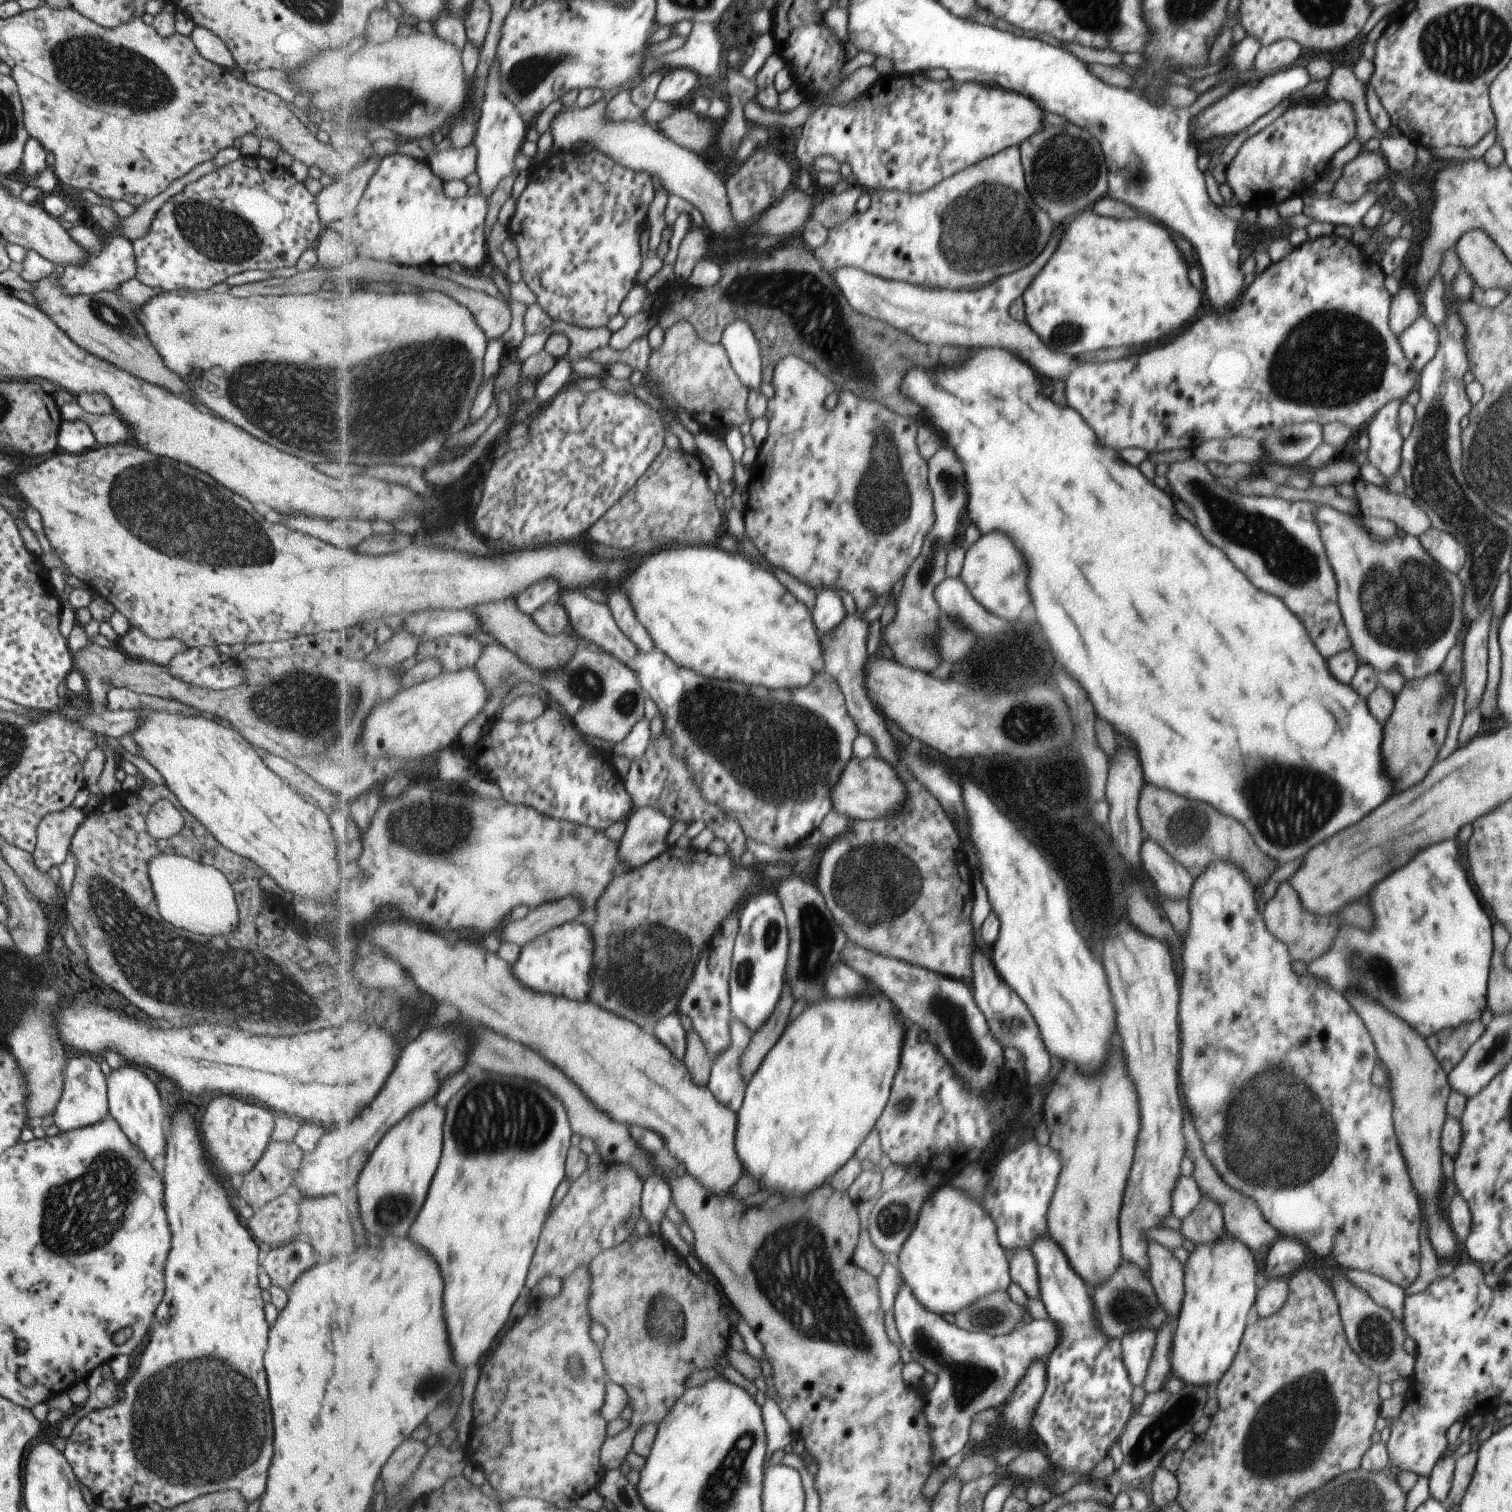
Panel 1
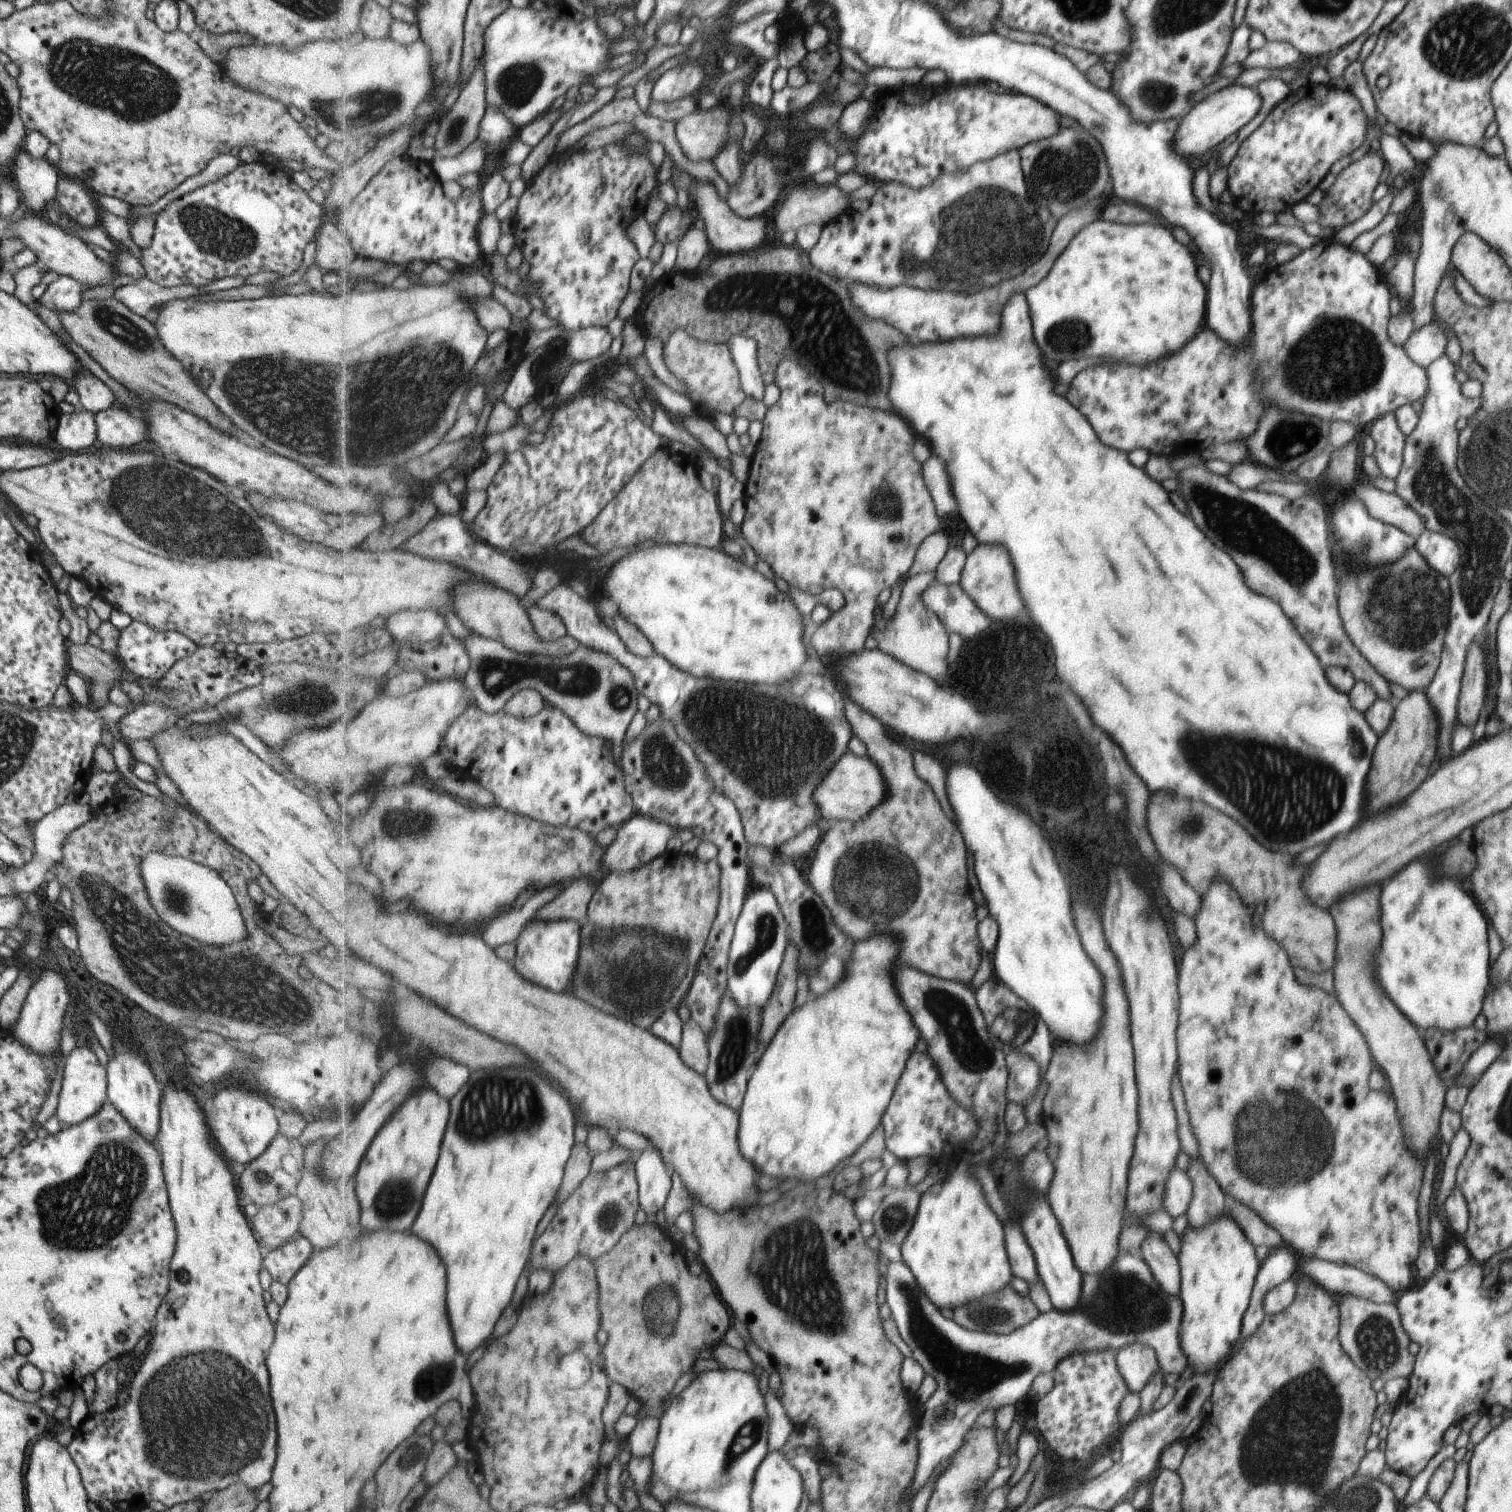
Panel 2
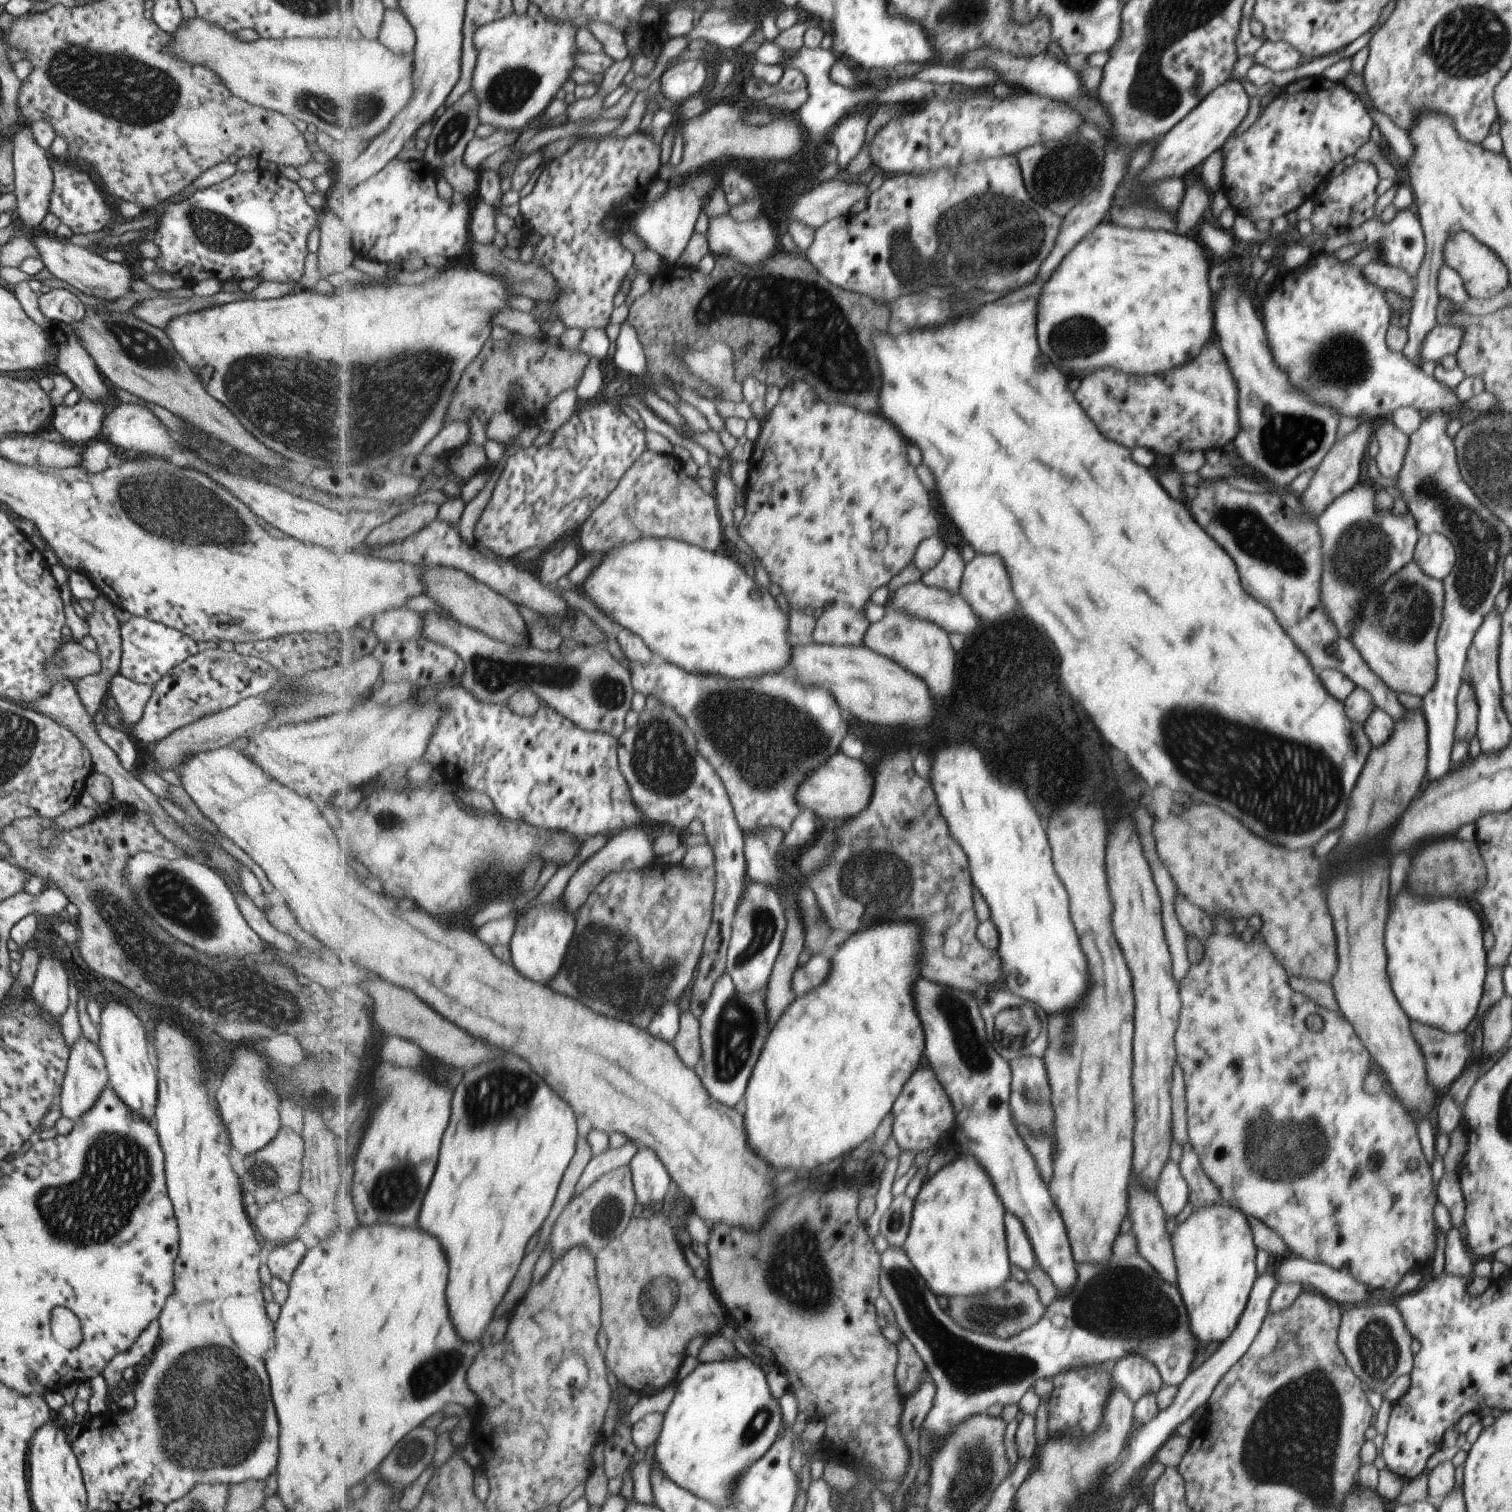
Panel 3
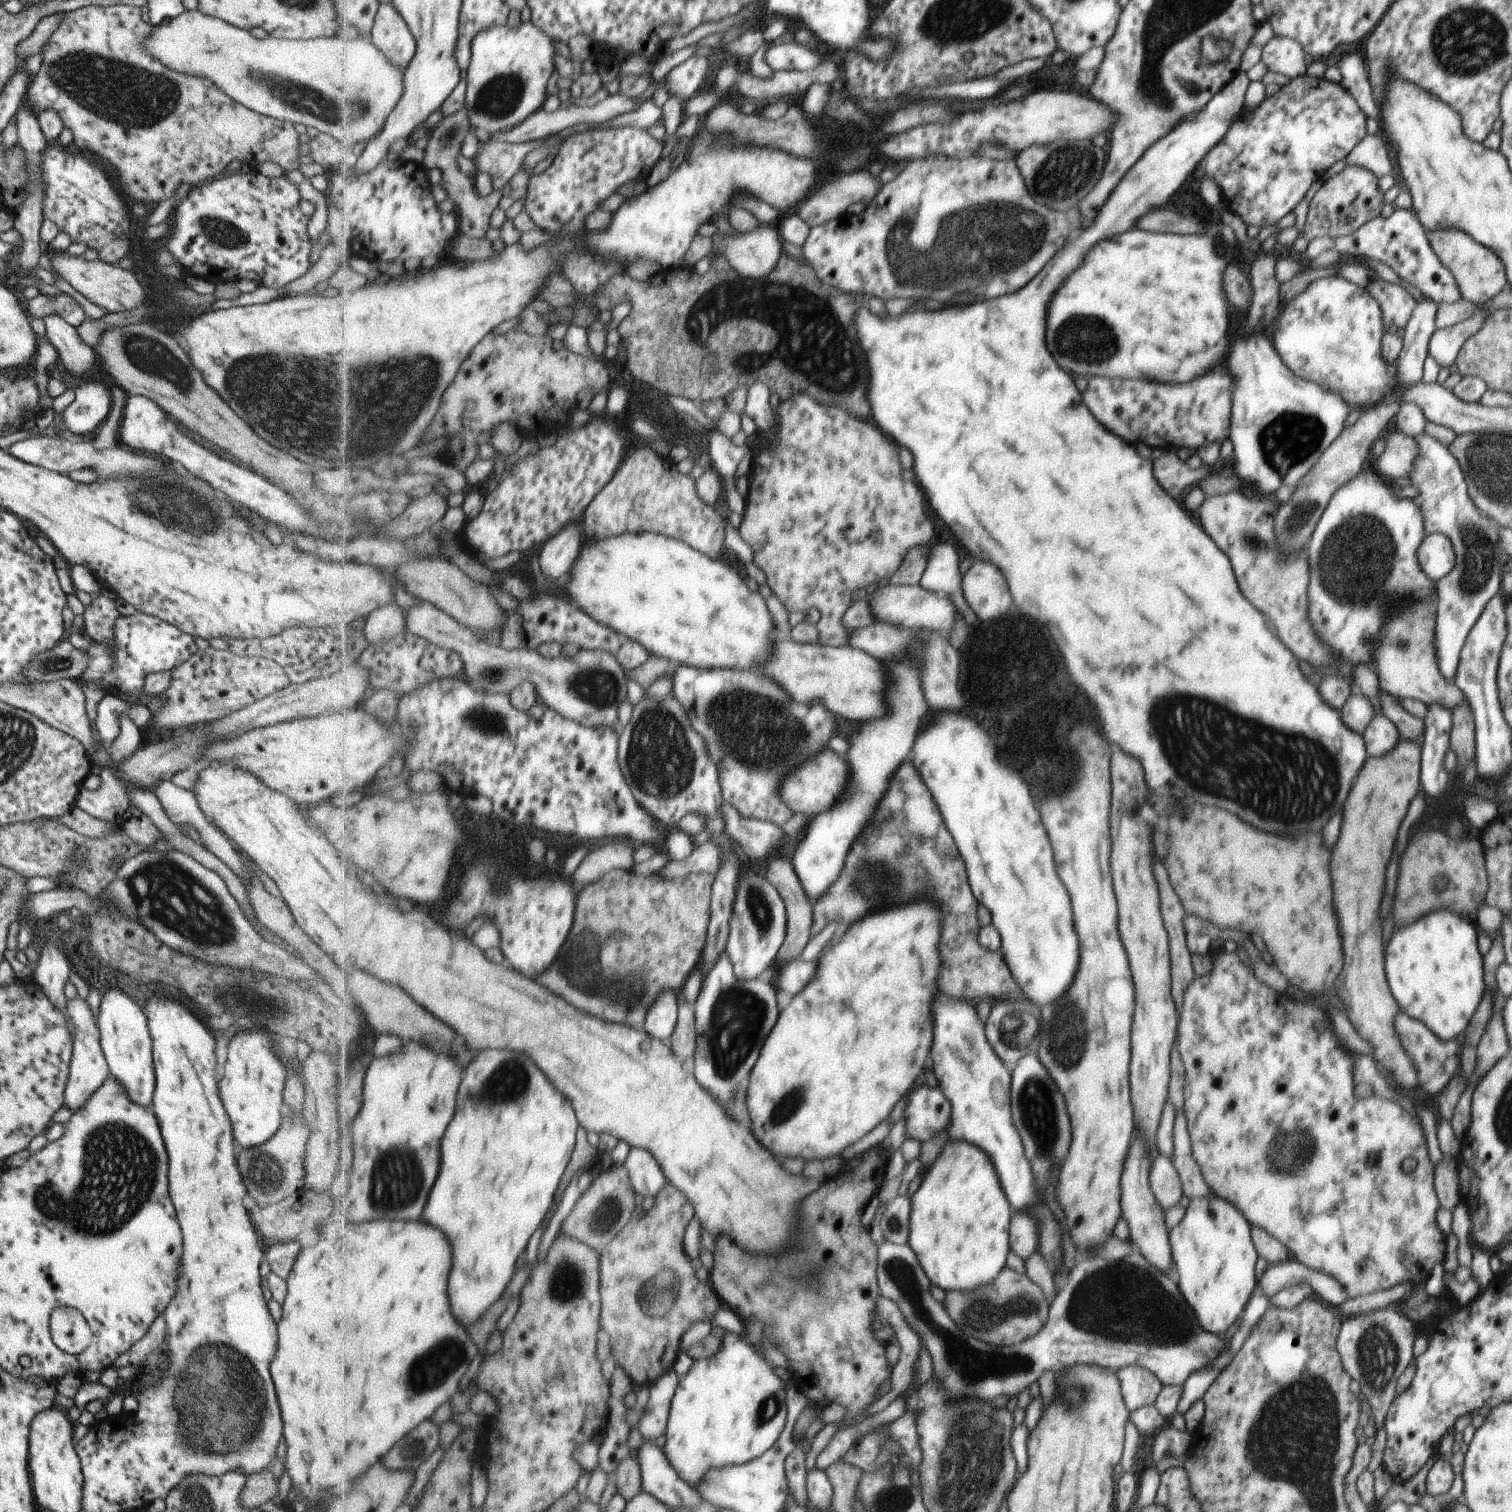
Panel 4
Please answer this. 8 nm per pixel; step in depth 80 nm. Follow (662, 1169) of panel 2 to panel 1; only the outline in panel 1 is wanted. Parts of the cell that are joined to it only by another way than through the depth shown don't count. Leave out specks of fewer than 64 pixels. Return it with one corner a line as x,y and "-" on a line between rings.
654,1175
645,1182
643,1192
643,1215
652,1231
658,1232
662,1220
675,1202
672,1183
662,1175

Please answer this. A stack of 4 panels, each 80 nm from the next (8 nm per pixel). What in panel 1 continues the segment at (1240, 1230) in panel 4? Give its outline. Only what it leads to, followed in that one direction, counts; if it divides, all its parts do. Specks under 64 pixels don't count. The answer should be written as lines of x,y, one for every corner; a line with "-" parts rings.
1224,1230
1223,1235
1214,1242
1195,1243
1194,1250
1188,1253
1184,1272
1186,1294
1183,1296
1183,1310
1179,1312
1174,1324
1170,1375
1181,1378
1186,1385
1206,1385
1212,1394
1214,1386
1222,1380
1242,1346
1242,1338
1246,1334
1246,1316
1254,1306
1254,1296
1257,1296
1258,1264
1250,1247

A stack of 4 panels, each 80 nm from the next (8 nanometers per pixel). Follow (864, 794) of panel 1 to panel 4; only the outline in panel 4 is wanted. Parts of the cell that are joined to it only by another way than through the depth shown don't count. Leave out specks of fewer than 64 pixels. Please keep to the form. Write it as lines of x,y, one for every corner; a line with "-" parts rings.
834,750
819,752
819,754
820,756
816,756
816,760
810,760
808,764
798,766
792,774
787,776
786,780
783,780
783,800
796,813
816,816
828,808
832,808
840,800
840,792
846,790
846,784
844,784
846,772
848,772
846,762

